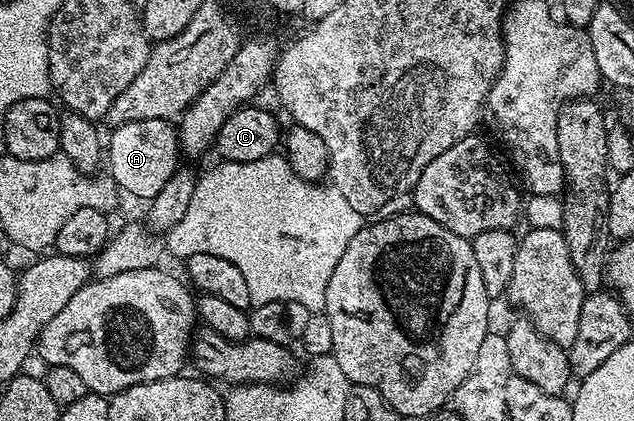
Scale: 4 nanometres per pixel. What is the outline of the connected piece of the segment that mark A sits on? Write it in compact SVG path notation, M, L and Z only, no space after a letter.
M133 120L129 124L121 124L110 131L111 139L105 142L105 166L124 195L132 194L135 198L152 200L161 188L175 176L180 165L179 131L168 120Z

